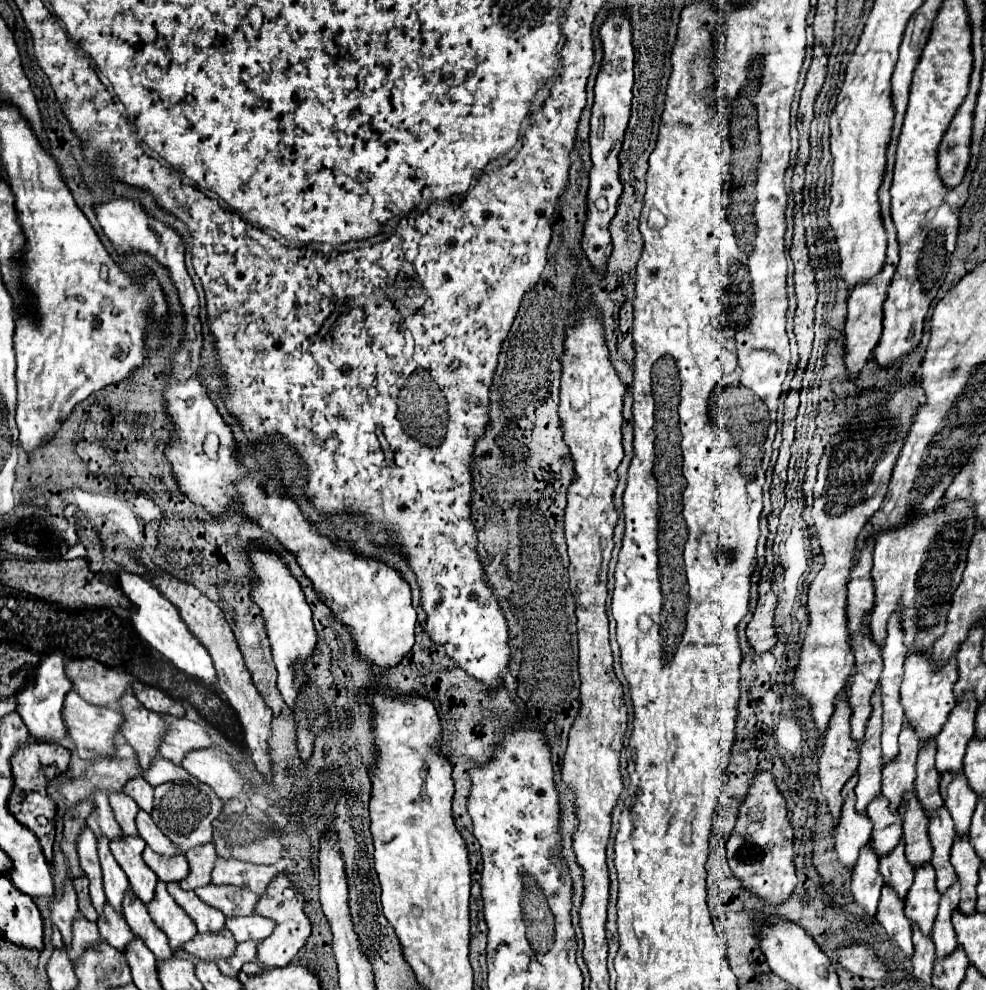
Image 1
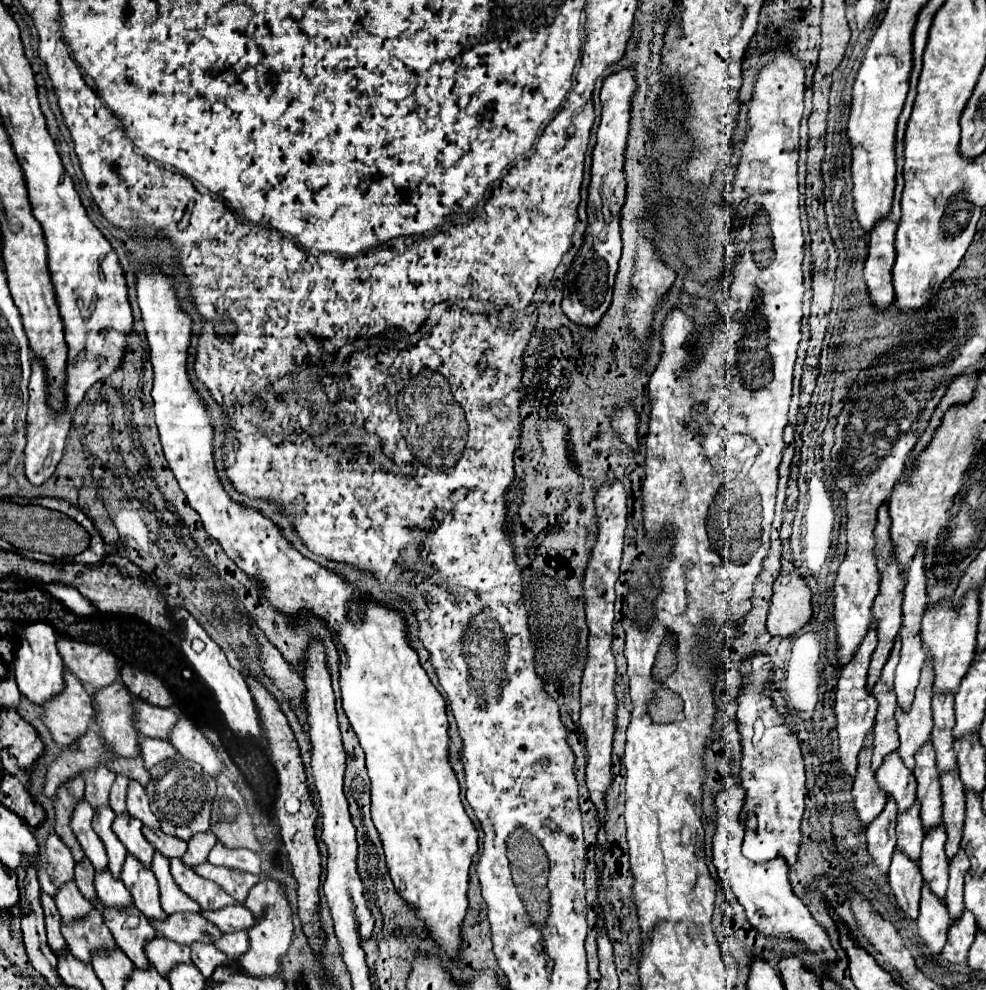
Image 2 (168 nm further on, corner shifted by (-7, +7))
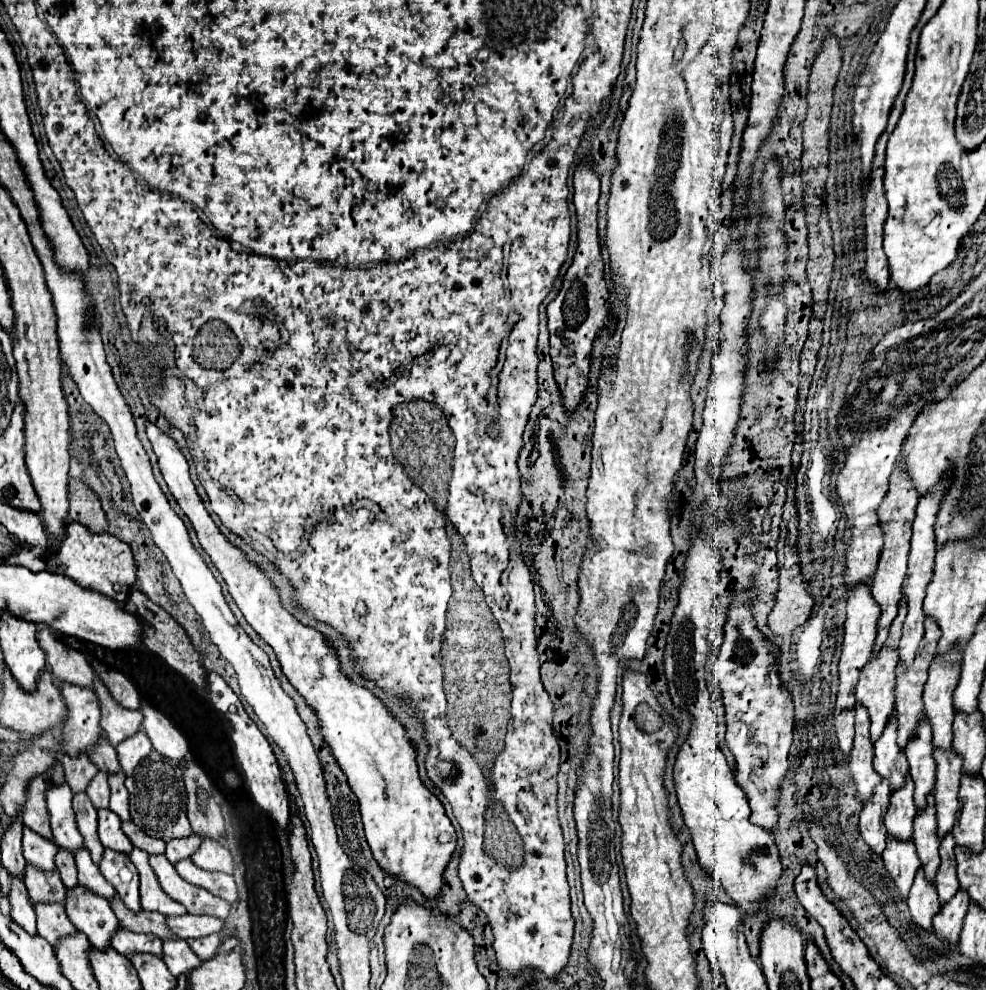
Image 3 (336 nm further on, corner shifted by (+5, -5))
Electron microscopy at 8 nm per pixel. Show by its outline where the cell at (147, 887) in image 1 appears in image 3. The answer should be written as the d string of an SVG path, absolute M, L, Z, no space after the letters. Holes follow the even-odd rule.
M110 809L98 811L98 835L100 835L102 845L106 849L128 855L132 851L132 843L128 841L128 837L124 837L124 831L120 829L120 825L122 821Z

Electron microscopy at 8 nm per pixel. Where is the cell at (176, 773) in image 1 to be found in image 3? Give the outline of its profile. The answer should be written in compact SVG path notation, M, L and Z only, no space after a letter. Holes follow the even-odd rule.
M140 729L134 737L128 737L126 741L122 741L118 747L118 759L122 765L122 771L128 775L132 773L132 769L136 769L136 765L148 757L148 753L152 751L152 743L148 739L148 735Z

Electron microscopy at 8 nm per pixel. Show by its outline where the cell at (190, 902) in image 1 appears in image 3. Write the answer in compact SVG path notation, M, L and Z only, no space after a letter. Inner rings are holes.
M150 855L150 865L160 881L160 887L164 893L168 893L174 901L182 903L188 913L192 915L214 915L220 919L226 919L230 913L230 903L226 903L224 899L212 895L210 891L190 885L188 881L184 881L174 865L164 857L164 855Z

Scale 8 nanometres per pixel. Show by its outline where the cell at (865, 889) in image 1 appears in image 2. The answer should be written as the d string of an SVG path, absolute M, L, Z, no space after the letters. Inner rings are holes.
M888 797L884 811L874 817L866 829L868 853L880 871L886 871L896 847L896 801Z

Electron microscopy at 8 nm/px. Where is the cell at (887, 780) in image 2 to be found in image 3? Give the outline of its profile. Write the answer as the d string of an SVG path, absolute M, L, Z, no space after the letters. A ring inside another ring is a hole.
M892 715L888 727L884 729L880 741L874 743L874 769L882 779L888 779L892 785L892 793L902 789L908 775L908 761L904 753L896 745L896 717Z

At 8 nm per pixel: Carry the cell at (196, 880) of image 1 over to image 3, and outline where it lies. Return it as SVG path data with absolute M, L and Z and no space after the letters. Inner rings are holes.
M190 835L186 839L172 839L166 843L166 857L168 861L174 865L176 861L184 861L190 859L192 853L196 853L196 849L200 847L202 837L200 835Z

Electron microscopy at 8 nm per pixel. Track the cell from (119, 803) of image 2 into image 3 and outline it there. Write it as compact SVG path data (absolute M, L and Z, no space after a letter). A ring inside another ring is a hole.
M100 771L100 773L92 779L92 783L88 785L86 795L90 797L90 801L92 801L92 805L94 805L96 809L104 809L104 807L108 807L108 797L110 797L108 775Z

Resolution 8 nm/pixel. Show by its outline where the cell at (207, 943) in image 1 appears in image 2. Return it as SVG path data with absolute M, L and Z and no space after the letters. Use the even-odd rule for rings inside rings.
M172 913L164 921L150 919L150 925L166 939L184 945L190 945L192 941L214 943L216 937L222 935L216 925L208 925L198 913Z

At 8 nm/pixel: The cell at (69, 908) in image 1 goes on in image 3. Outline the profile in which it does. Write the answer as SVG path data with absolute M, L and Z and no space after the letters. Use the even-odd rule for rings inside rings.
M28 827L24 829L24 839L22 839L22 853L28 865L36 865L36 869L40 871L54 871L56 863L54 857L58 853L58 845L38 837L34 831L30 831Z

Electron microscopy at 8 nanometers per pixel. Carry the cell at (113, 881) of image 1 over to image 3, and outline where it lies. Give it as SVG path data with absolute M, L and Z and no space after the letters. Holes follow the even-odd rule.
M78 793L74 795L74 811L76 811L76 821L78 821L78 829L84 837L84 845L92 855L92 861L96 865L100 865L100 857L104 855L104 847L98 839L98 813L92 807L90 799L86 793Z

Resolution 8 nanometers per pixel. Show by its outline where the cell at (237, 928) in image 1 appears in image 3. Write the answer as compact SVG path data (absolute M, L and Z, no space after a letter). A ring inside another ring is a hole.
M182 915L168 917L168 927L182 939L198 939L212 933L220 933L224 929L224 921L210 915Z

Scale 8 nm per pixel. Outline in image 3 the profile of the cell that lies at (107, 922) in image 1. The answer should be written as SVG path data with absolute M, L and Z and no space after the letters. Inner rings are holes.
M80 849L76 853L76 867L78 867L78 885L84 885L84 889L92 889L92 893L108 901L114 897L114 887L102 877L100 869L90 859L88 849Z

